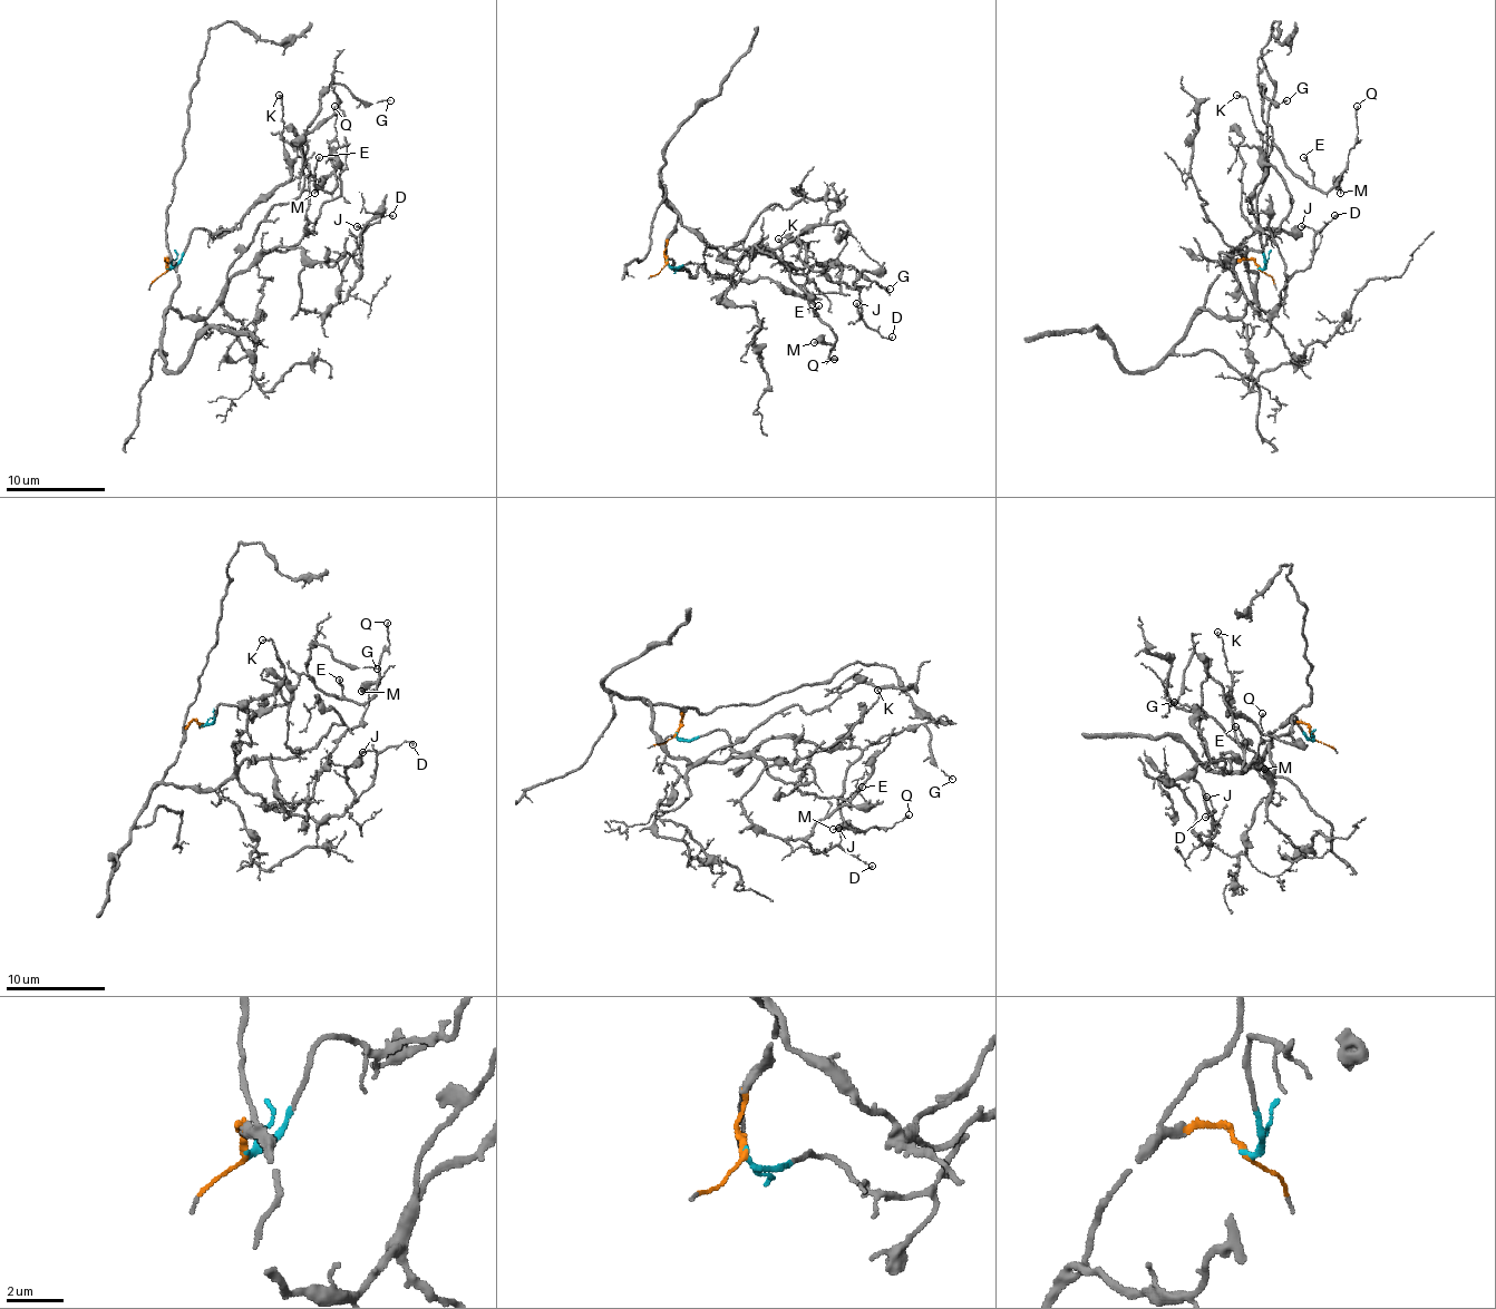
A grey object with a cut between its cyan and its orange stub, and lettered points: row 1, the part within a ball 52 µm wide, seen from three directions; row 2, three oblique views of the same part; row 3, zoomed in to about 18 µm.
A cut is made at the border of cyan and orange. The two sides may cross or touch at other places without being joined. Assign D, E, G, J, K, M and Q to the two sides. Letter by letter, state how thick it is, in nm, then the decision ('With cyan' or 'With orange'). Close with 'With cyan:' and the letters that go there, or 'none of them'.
D: Thickness 110 nm. With orange
E: Thickness 120 nm. With cyan
G: Thickness 90 nm. With cyan
J: Thickness 120 nm. With orange
K: Thickness 110 nm. With cyan
M: Thickness 320 nm. With cyan
Q: Thickness 130 nm. With cyan
With cyan: E, G, K, M, Q

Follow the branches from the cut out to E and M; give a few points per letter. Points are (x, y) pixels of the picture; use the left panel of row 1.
E: (167, 267), (195, 228), (212, 233), (242, 223), (291, 176), (303, 144), (313, 186), (319, 156)
M: (167, 267), (195, 228), (242, 223), (291, 176), (303, 144), (316, 186), (331, 191), (336, 178), (313, 194)

